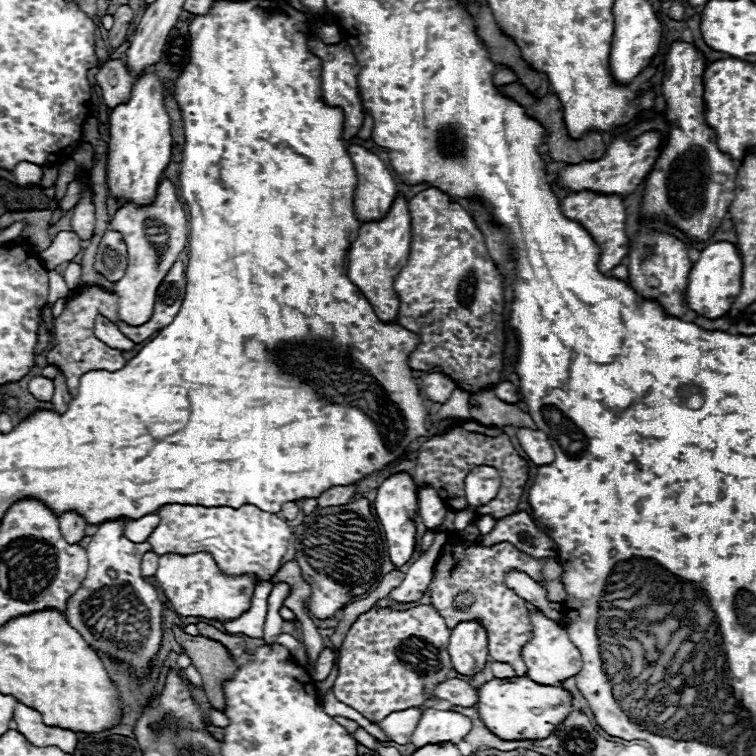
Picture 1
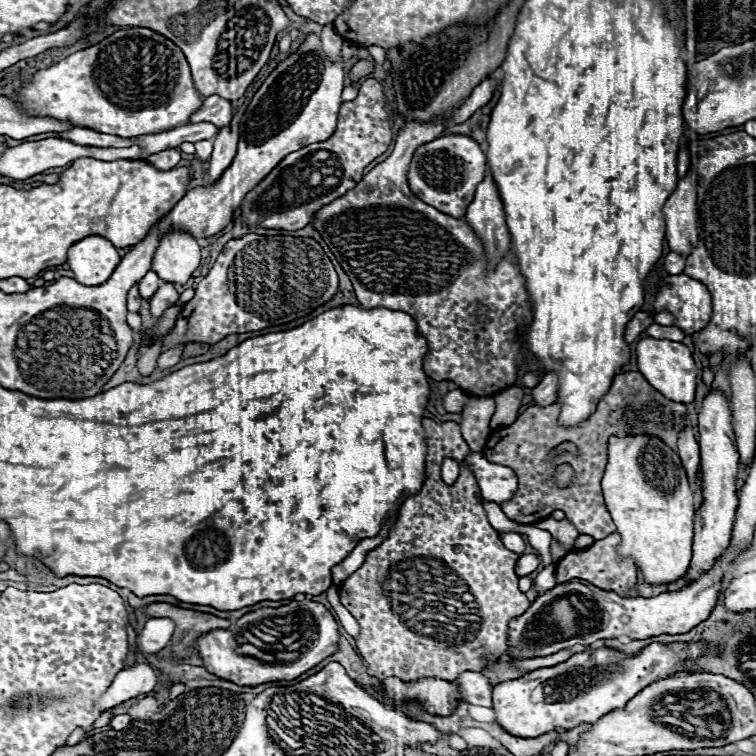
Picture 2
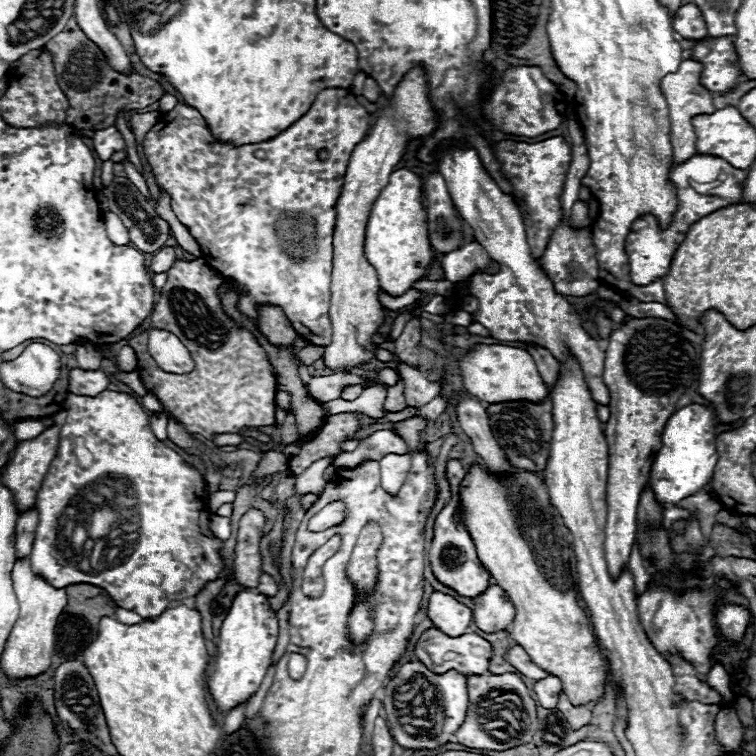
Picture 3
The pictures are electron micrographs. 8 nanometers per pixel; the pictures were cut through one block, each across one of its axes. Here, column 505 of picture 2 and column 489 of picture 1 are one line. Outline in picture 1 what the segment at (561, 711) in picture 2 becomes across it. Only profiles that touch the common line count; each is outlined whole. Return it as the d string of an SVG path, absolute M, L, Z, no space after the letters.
M528 676L504 678L504 680L494 678L478 690L478 696L480 702L476 706L486 728L502 740L542 740L542 736L550 736L558 728L558 724L562 724L562 720L566 720L566 716L570 714L570 706L562 704L560 700L560 686L542 686L532 682Z

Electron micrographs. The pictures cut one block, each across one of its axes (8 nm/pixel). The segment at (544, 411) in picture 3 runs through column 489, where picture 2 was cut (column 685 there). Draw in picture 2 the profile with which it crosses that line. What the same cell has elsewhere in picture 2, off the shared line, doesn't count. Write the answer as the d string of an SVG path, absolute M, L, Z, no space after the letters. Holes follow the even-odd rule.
M624 372L614 376L610 390L602 396L590 418L574 428L564 428L558 424L560 402L550 406L530 406L510 426L492 430L484 448L484 458L488 462L510 466L518 474L518 490L512 500L502 504L504 514L518 524L536 524L548 518L554 510L562 510L580 534L590 534L594 540L606 538L608 534L616 532L600 490L600 480L606 466L608 436L652 434L662 438L666 444L672 444L676 450L676 436L680 428L684 428L686 412L688 410L684 404L664 398L644 380L640 372ZM562 442L574 442L578 448L578 458L572 454L558 454L554 460L550 460L550 452L554 452L554 448L558 448ZM562 464L570 464L574 470L572 484L566 488L560 488L554 482L554 472Z

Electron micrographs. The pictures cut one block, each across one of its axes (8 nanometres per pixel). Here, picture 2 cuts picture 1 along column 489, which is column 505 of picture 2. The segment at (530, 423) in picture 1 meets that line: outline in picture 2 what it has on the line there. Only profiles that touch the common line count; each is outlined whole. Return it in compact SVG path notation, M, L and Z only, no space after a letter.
M512 386L512 388L506 388L504 392L498 392L494 396L494 400L496 400L496 412L492 416L490 428L512 424L512 420L516 420L518 412L520 412L522 398L524 398L524 390L520 386Z

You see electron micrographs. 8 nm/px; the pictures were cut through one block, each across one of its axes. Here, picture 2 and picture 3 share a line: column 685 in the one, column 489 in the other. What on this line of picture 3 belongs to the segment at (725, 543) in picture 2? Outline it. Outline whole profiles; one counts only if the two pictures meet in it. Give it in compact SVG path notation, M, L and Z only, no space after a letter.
M450 460L446 464L446 480L450 484L450 502L442 508L442 512L438 514L438 518L434 520L434 528L432 528L432 544L426 552L426 558L430 562L432 574L438 582L442 582L444 586L452 588L456 592L458 598L476 598L482 592L486 592L488 588L488 580L490 574L486 572L486 568L480 564L478 556L476 556L476 546L470 538L470 534L460 526L458 520L454 520L456 512L458 512L458 486L460 480L464 478L464 468L458 460Z

